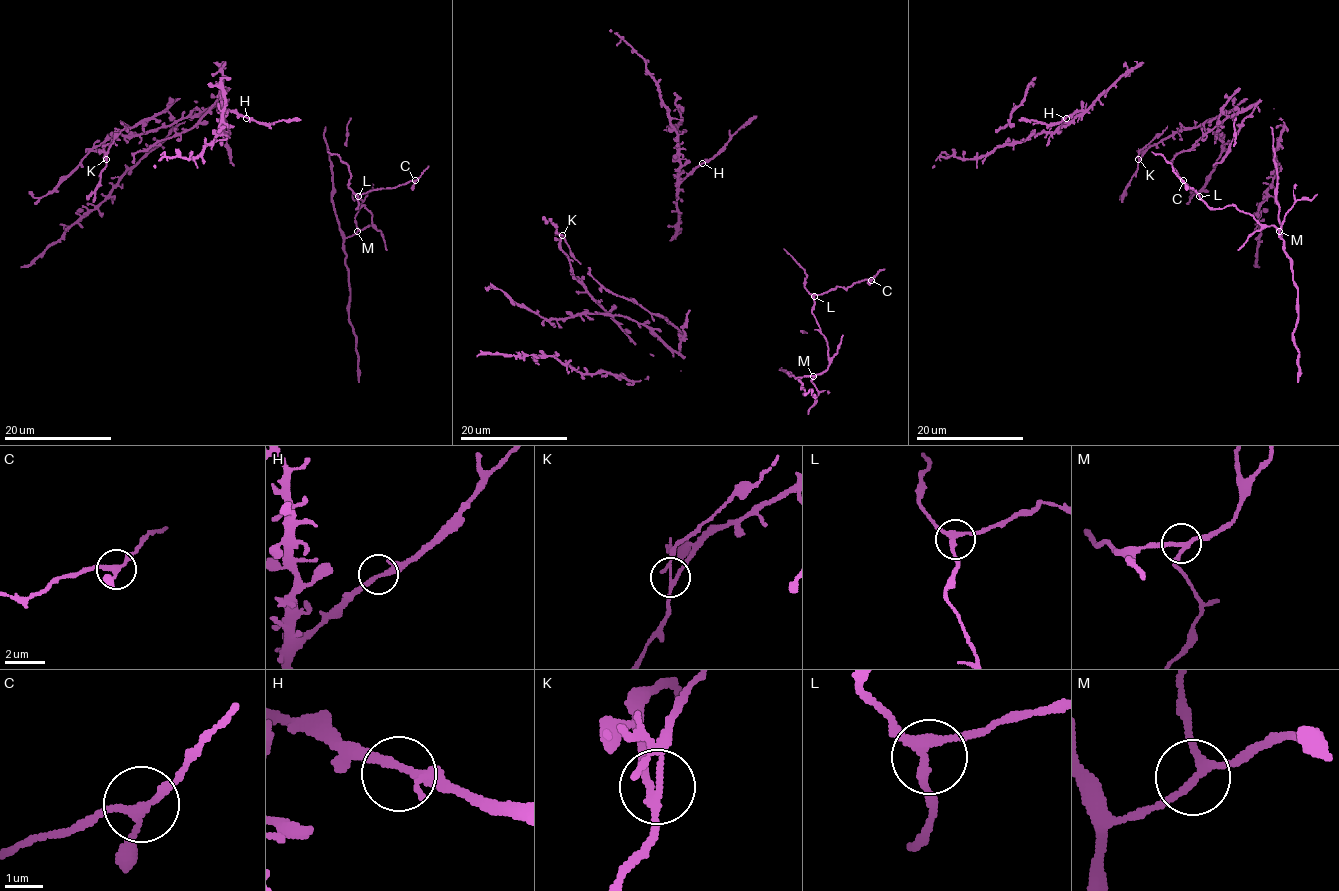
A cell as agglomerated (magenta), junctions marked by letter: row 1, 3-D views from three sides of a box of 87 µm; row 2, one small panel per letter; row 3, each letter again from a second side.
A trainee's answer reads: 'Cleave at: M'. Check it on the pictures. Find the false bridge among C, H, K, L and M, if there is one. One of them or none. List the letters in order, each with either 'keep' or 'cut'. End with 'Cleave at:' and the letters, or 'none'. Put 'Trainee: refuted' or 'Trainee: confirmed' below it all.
C: keep
H: keep
K: cut
L: keep
M: keep
Cleave at: K
Trainee: refuted

